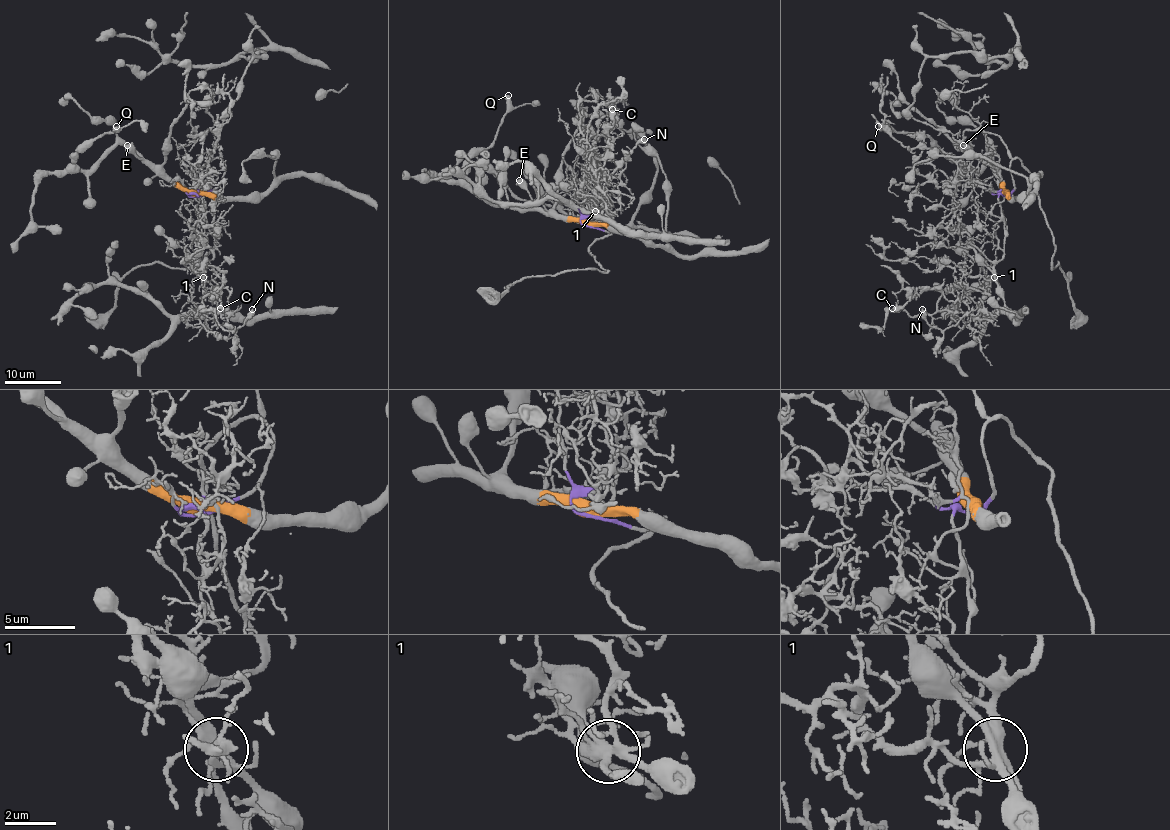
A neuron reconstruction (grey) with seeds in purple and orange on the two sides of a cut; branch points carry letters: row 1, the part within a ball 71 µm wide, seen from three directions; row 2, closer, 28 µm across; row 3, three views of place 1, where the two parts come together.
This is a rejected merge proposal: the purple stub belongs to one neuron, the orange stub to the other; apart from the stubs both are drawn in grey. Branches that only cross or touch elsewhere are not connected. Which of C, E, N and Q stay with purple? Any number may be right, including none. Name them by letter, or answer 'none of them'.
C, N

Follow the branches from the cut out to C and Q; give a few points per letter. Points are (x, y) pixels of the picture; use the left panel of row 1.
C: (193, 196), (213, 254), (204, 279), (193, 271), (206, 264), (220, 308)
Q: (193, 195), (159, 177), (121, 144), (114, 144), (89, 170), (79, 168), (76, 154), (116, 126)

